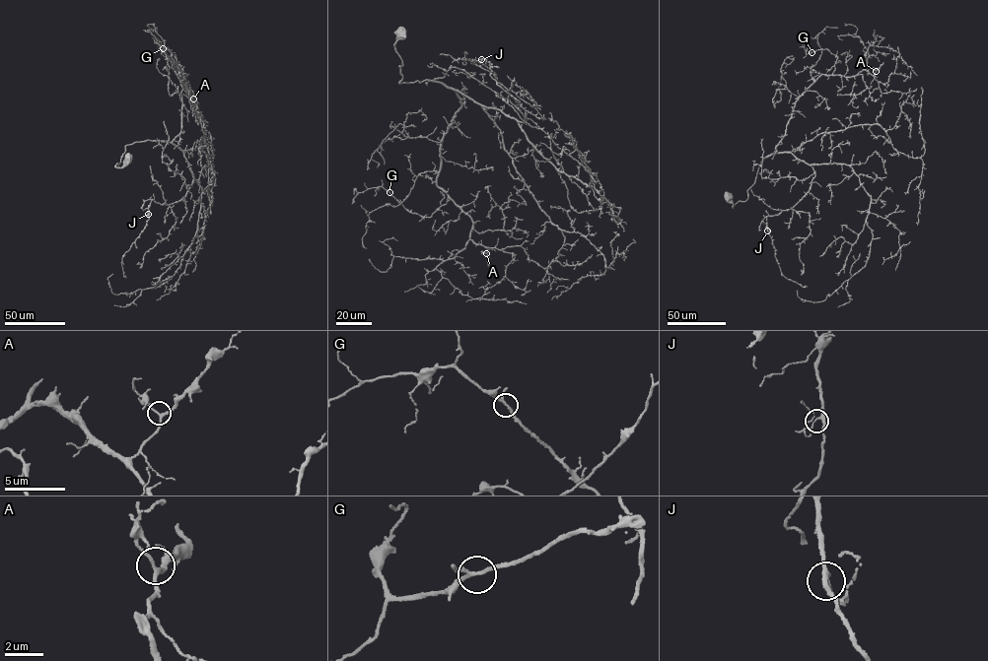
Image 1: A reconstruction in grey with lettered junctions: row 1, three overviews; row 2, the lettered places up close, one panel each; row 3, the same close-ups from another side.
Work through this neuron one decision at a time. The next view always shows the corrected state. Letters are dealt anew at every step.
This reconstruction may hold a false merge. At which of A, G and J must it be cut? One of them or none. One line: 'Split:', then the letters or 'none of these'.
Split: none of these

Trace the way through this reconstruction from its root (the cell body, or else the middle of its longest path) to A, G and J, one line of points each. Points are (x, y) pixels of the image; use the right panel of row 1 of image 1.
A: (729, 197), (733, 207), (747, 199), (761, 162), (785, 134), (794, 102), (818, 77), (876, 71)
G: (729, 197), (733, 207), (747, 199), (797, 99), (835, 70), (838, 57), (829, 50), (811, 52)
J: (729, 197), (733, 207), (747, 199), (761, 161), (774, 153), (811, 165), (810, 189), (767, 217), (767, 231)

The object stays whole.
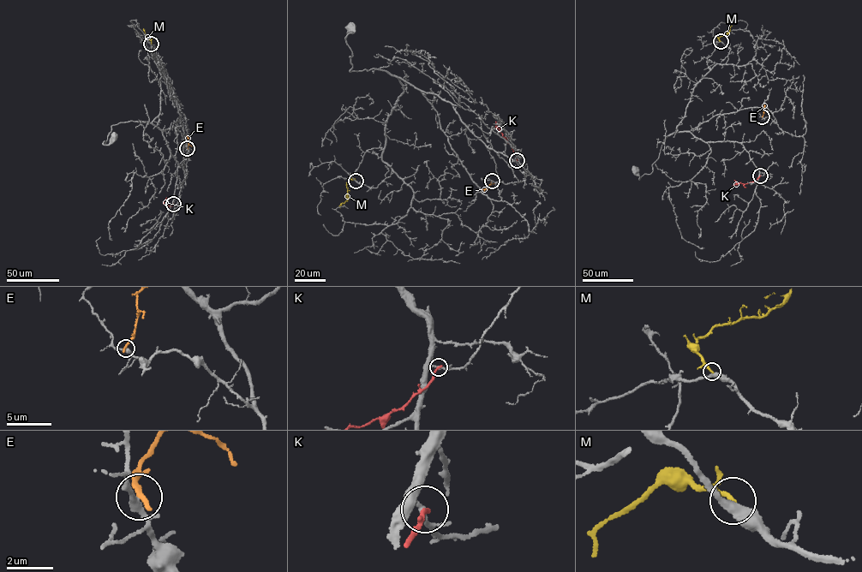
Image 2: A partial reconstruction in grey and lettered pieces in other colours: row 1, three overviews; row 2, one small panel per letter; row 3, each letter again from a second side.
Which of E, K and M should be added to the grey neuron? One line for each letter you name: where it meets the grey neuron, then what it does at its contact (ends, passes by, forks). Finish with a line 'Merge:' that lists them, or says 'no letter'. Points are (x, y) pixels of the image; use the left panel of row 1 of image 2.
M: contact (151, 44); it ends
Merge: M

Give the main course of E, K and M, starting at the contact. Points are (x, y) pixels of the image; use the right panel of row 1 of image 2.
E: (762, 116), (763, 104)
K: (760, 175), (751, 182), (736, 183), (732, 187)
M: (721, 41), (719, 38), (728, 33), (732, 26)

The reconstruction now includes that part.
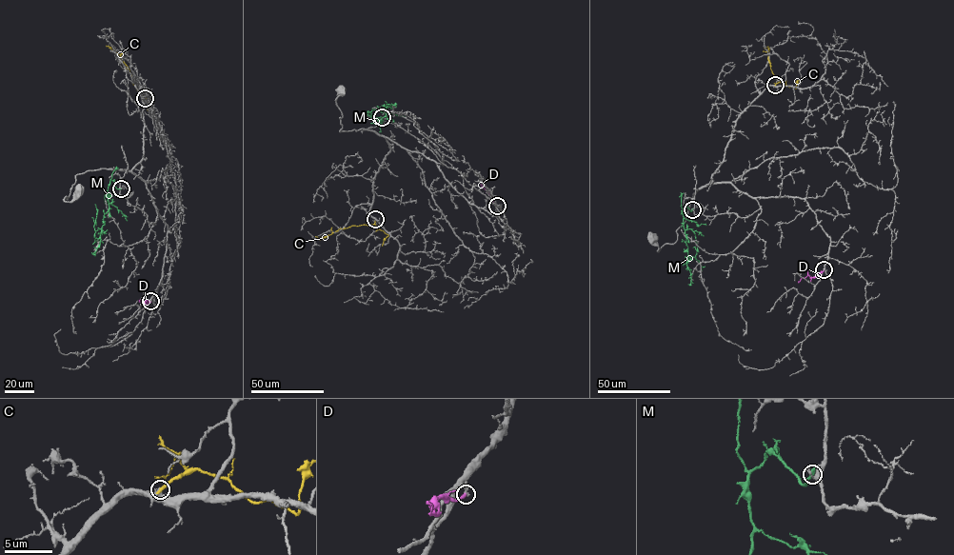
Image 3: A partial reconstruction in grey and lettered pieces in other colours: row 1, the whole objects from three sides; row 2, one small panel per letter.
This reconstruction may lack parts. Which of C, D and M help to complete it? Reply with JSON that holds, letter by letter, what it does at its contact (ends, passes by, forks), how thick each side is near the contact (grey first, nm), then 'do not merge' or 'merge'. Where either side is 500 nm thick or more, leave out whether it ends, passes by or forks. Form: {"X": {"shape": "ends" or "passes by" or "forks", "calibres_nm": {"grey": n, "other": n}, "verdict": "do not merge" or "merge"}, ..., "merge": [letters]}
{"C": {"calibres_nm": {"grey": 550, "other": 300}, "verdict": "do not merge"}, "D": {"shape": "ends", "calibres_nm": {"grey": 220, "other": 260}, "verdict": "do not merge"}, "M": {"shape": "ends", "calibres_nm": {"grey": 240, "other": 260}, "verdict": "do not merge"}, "merge": []}

